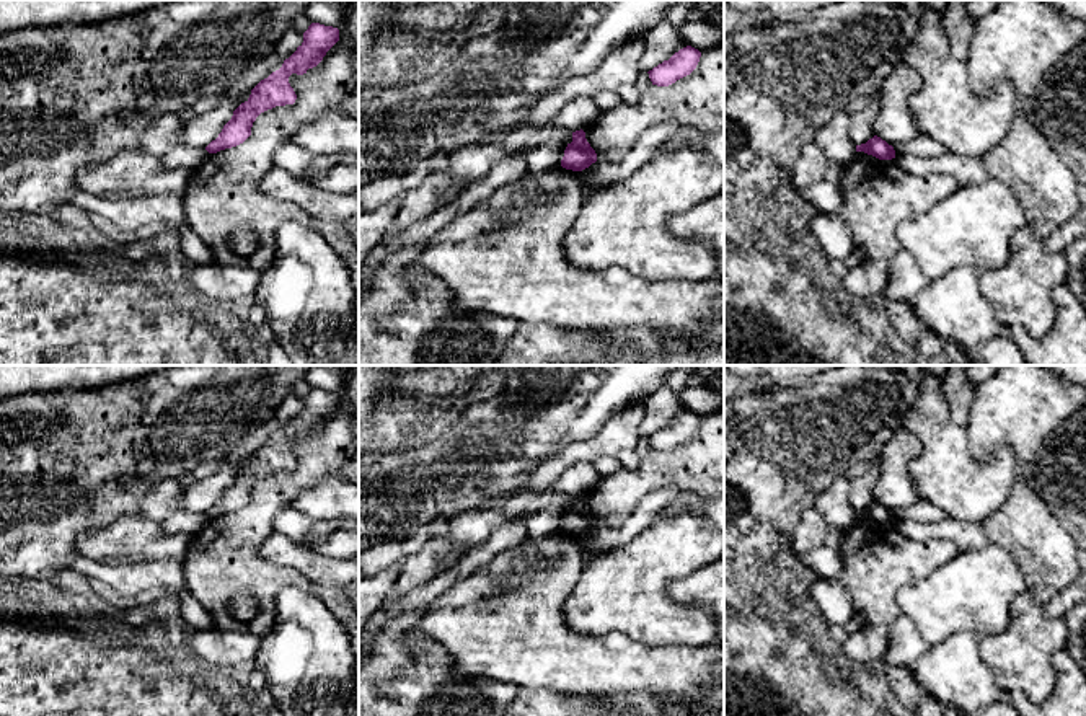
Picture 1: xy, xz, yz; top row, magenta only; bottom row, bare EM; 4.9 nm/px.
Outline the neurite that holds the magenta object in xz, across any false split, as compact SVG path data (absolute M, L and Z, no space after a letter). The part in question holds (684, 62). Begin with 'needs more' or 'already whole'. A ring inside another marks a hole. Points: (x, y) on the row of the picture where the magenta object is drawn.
already whole | M686 46L675 52L669 60L664 60L649 70L649 78L652 85L669 86L677 80L690 75L696 69L700 57L701 52L698 49Z

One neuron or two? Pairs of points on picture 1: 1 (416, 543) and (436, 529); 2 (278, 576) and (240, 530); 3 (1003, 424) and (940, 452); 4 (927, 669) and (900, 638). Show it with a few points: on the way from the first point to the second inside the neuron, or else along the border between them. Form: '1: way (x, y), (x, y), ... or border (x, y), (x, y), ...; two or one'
1: way (421, 539), (431, 530); one
2: way (264, 571), (245, 552), (243, 543); one
3: border (964, 428), (977, 459), (1006, 447); two
4: border (930, 646), (910, 667); two

